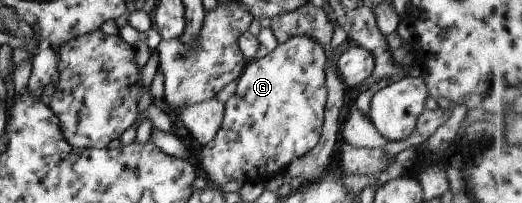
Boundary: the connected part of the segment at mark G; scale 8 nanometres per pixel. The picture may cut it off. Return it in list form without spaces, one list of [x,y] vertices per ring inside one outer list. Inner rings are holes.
[[[305,34],[293,36],[264,57],[247,62],[235,82],[234,95],[223,103],[223,119],[216,136],[198,149],[195,160],[198,172],[219,187],[229,180],[263,181],[268,175],[283,173],[294,159],[313,149],[320,138],[327,99],[326,65],[325,47]]]

